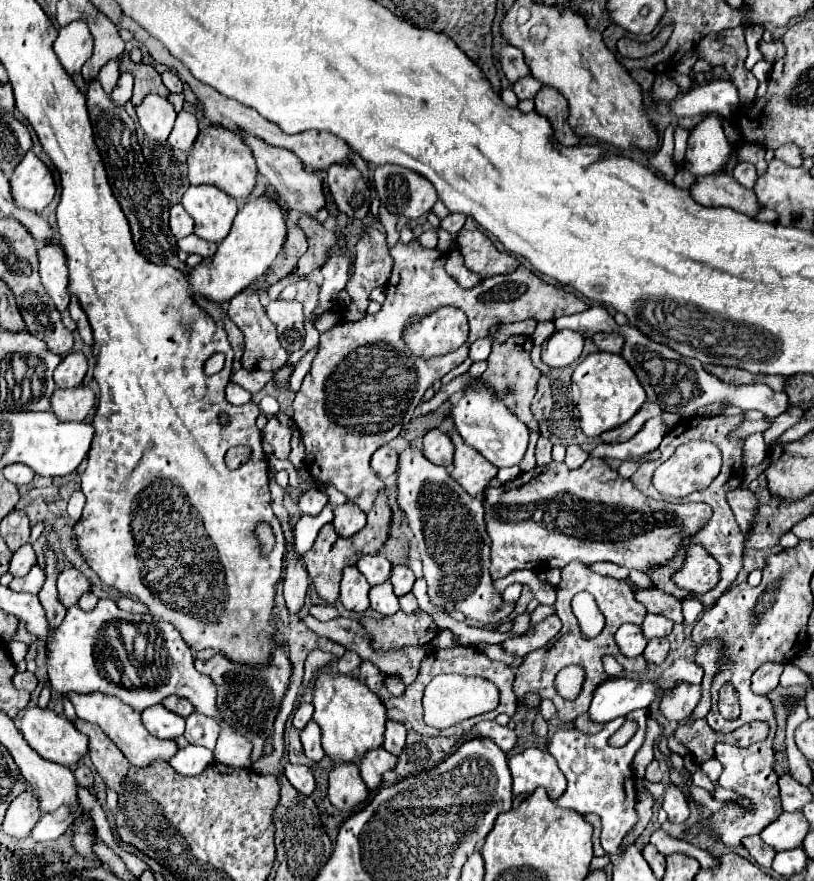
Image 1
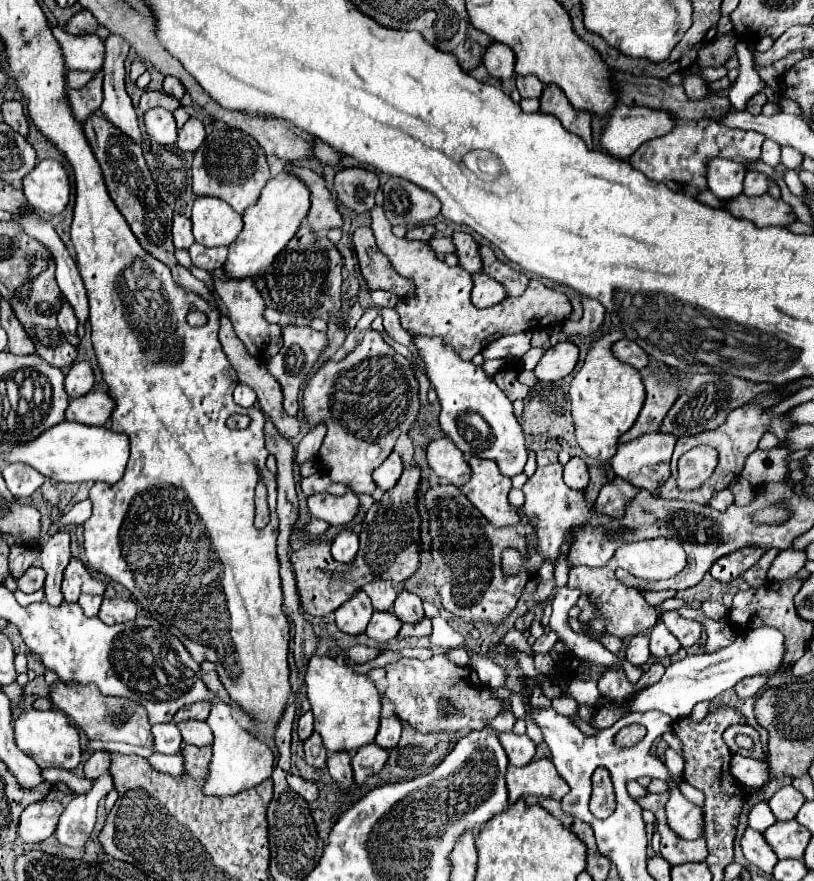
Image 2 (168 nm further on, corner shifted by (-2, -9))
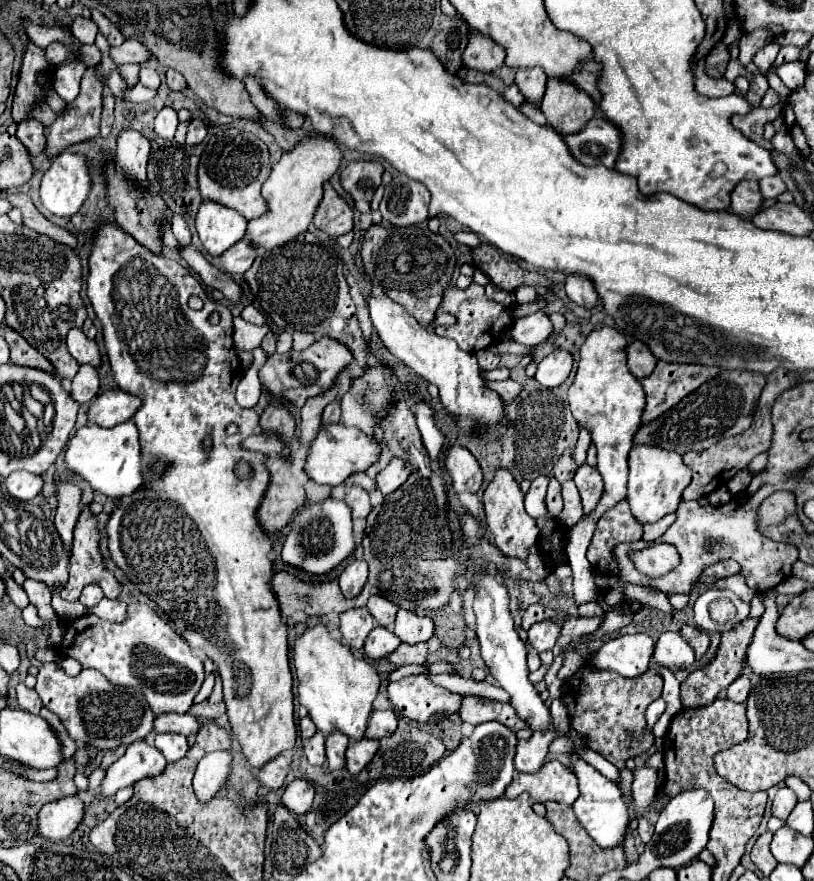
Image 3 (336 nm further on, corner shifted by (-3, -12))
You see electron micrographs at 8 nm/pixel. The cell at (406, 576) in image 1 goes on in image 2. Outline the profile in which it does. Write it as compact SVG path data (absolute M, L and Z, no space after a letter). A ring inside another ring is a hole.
M401 590L395 604L393 604L393 614L405 624L405 622L419 622L425 618L425 612L423 612L423 602L419 596L407 592L407 590Z

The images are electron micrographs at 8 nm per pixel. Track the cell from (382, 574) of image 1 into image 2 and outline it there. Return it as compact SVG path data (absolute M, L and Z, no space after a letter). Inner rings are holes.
M379 580L379 582L371 582L363 588L367 592L367 596L371 598L373 602L373 608L379 610L379 612L389 612L393 602L395 602L395 586L387 580Z

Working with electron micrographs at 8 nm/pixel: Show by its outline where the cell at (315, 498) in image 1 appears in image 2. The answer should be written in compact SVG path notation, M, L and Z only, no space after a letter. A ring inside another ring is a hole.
M347 492L343 496L333 494L313 494L307 498L309 512L333 526L345 526L359 514L359 494Z

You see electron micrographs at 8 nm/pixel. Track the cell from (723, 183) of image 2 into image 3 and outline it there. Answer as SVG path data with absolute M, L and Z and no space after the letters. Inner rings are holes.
M740 181L730 193L732 211L738 215L754 215L762 203L762 195L758 191L756 181Z

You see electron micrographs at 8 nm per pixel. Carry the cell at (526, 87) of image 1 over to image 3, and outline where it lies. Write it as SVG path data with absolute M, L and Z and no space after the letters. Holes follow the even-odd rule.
M528 69L528 71L516 73L516 85L518 85L520 93L528 101L534 101L534 103L542 101L544 91L546 91L546 81L548 81L548 77L540 69Z

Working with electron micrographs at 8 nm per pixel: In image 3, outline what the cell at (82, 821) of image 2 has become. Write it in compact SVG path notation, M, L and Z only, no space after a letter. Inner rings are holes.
M150 741L132 743L126 753L106 769L106 777L100 783L100 793L102 797L112 797L118 789L132 785L136 779L160 775L164 767L164 755L160 755Z

